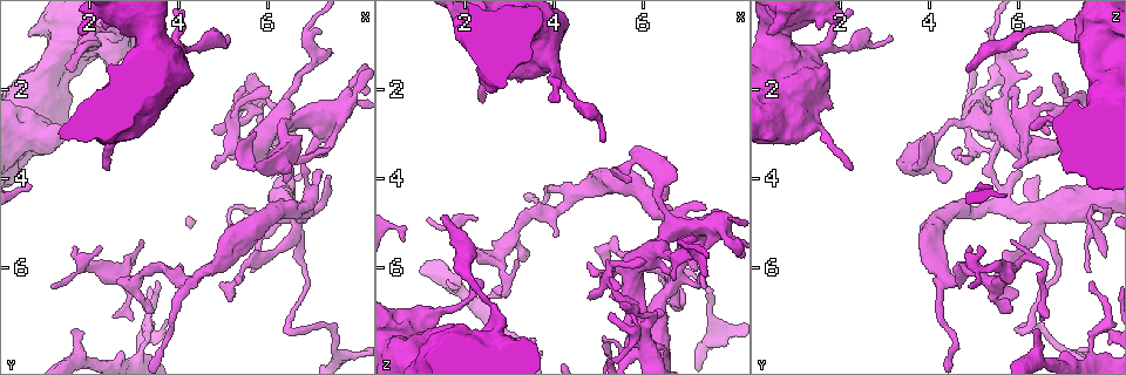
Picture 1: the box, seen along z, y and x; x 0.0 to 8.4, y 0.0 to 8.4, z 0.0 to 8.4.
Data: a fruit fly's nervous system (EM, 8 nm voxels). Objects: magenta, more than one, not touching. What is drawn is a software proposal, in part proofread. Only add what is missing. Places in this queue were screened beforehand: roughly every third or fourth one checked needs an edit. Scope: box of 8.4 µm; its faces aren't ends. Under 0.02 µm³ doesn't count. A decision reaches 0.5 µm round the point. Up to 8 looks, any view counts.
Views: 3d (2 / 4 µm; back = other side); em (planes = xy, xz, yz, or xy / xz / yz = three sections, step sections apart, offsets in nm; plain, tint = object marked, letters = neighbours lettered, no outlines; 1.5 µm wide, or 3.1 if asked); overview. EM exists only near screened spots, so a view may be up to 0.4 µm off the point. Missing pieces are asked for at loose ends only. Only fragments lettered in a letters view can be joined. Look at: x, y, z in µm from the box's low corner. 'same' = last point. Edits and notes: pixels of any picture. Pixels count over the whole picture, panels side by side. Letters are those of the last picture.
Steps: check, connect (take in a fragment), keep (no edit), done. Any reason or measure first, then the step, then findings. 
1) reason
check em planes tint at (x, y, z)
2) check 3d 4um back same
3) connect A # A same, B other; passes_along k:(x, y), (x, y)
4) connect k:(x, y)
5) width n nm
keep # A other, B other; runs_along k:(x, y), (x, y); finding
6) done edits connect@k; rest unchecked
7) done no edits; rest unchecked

thin end
check 3d 2um at (5.45, 1.95, 6.40)

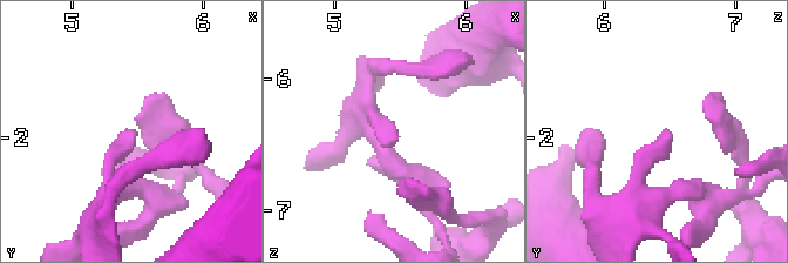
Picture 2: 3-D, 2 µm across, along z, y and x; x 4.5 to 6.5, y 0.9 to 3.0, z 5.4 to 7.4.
check em planes letters at (5.50, 1.92, 6.44)

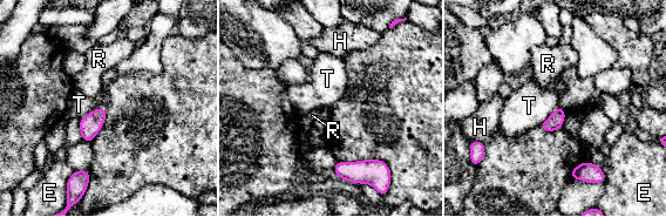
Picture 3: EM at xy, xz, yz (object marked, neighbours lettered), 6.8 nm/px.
keep # E other, H other, R other, T other; none of them fits

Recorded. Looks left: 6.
free end
check em xz step 8 letters at (7.45, 1.25, 6.20)

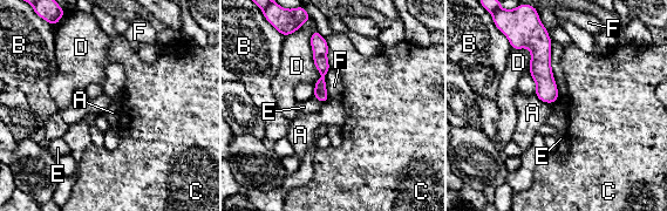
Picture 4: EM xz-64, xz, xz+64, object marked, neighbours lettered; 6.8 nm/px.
keep # A other, B other, C other, D other, E other, F other; runs_along 4:(542, 35), (542, 74), (549, 100); none of them fits

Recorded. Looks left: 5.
thin end
check 3d 4um at (3.55, 6.25, 7.60)

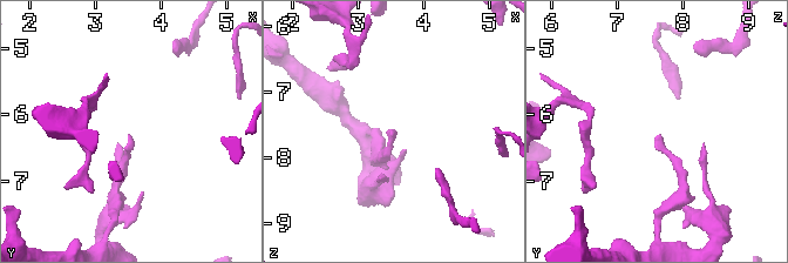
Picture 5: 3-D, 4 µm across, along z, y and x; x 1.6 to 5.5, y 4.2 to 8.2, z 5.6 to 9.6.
now the EM
check em planes letters at (3.50, 6.30, 7.60)

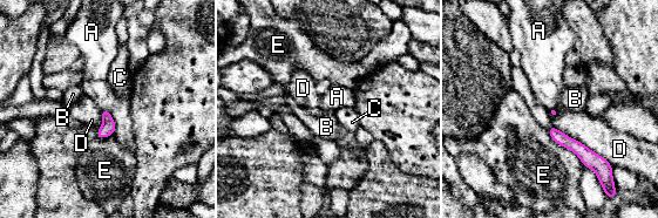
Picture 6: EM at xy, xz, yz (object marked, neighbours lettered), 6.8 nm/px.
keep # A other, B other, C other, D other, E other; border 6:(101, 109), (109, 113), (115, 131); no lettered fragment goes on from it

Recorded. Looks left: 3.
done no edits; rest unchecked

